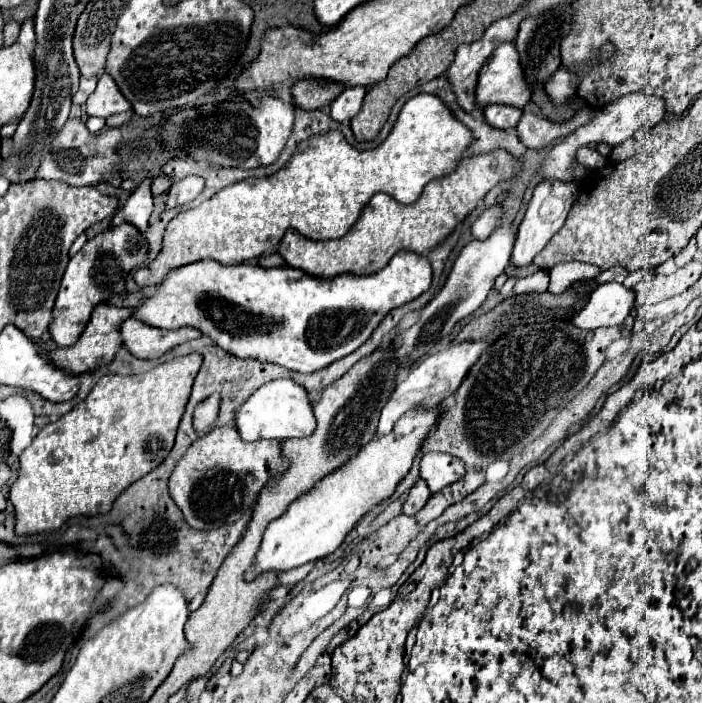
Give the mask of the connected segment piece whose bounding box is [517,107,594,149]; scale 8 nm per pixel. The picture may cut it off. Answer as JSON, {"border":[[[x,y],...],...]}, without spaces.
{"border":[[[585,107],[580,109],[577,114],[565,123],[551,123],[531,111],[523,111],[519,123],[517,123],[517,133],[519,139],[525,147],[529,149],[543,149],[547,147],[551,141],[557,139],[565,139],[567,135],[571,135],[571,131],[588,123],[594,115],[591,108]]]}

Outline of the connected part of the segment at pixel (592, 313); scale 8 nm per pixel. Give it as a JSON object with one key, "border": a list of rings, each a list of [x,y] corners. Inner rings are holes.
{"border":[[[621,283],[599,285],[587,305],[571,319],[579,329],[599,329],[607,325],[621,325],[629,315],[635,301],[635,293]]]}

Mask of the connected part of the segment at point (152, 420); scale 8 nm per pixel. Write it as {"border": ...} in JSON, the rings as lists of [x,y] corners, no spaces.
{"border":[[[199,353],[175,357],[141,375],[103,375],[85,401],[75,405],[59,421],[45,425],[19,457],[19,477],[11,485],[9,499],[15,507],[15,533],[31,535],[59,529],[69,517],[109,513],[113,501],[135,481],[153,471],[173,449],[175,433],[191,395],[193,379],[203,363]]]}

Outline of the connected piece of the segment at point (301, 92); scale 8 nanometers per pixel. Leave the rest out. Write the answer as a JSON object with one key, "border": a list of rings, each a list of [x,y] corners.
{"border":[[[301,79],[291,87],[291,99],[293,105],[303,109],[323,109],[327,107],[345,87],[341,83],[333,81],[321,81],[321,79]]]}

